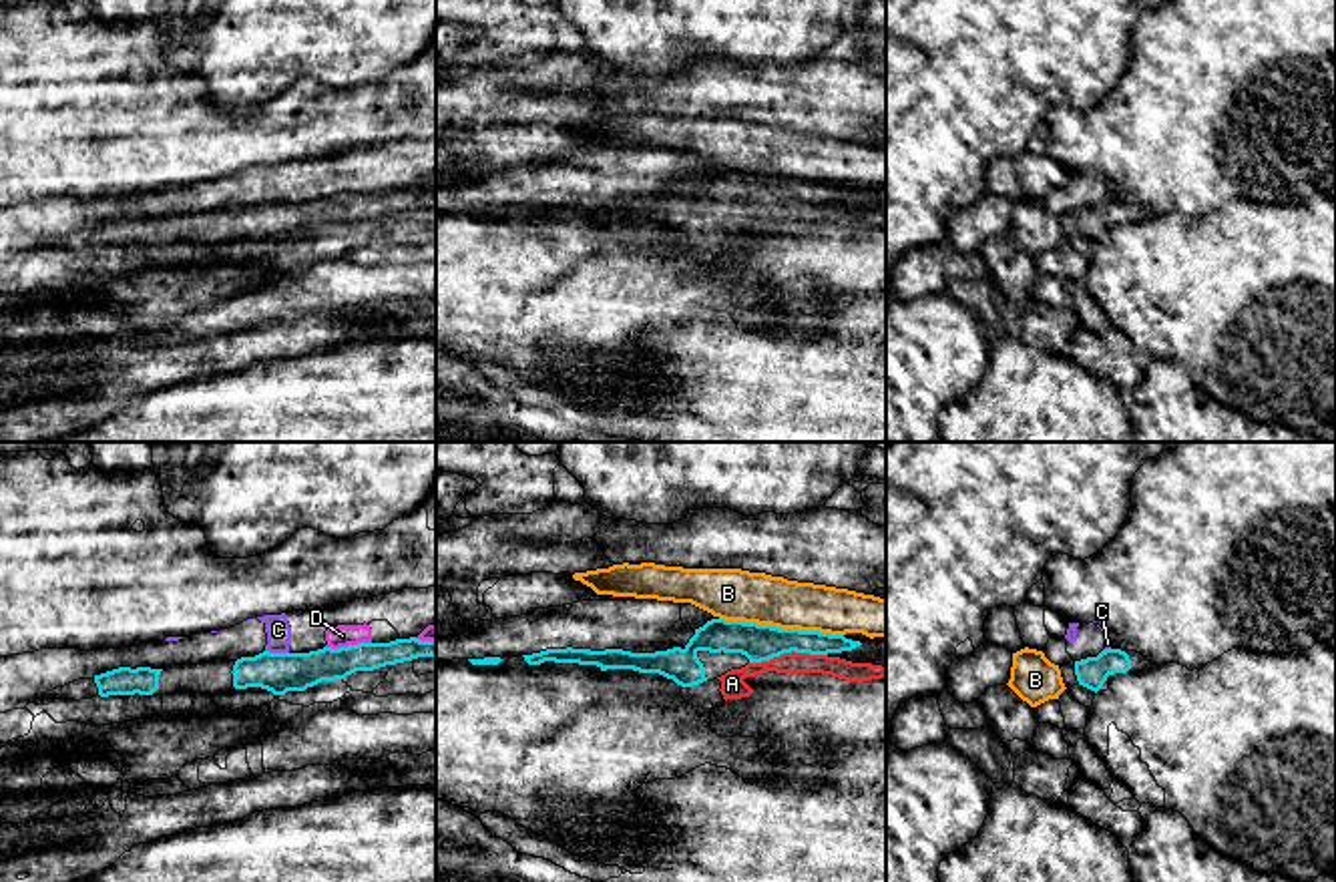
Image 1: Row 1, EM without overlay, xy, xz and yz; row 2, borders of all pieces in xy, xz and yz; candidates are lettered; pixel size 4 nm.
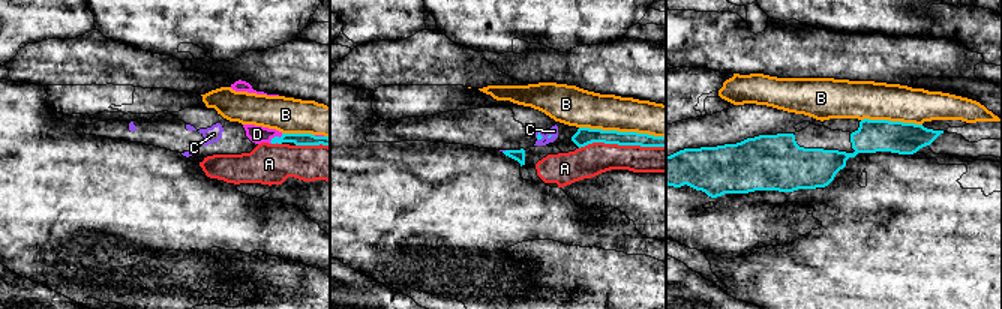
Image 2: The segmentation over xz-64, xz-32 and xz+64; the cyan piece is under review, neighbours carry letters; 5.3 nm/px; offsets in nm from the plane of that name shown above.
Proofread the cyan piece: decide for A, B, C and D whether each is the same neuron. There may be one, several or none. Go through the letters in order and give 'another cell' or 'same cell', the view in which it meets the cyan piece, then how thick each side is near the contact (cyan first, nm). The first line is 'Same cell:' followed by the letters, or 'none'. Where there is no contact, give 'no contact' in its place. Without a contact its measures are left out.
Same cell: A
A: same cell; contact in xz; calibres 150 and 80 nm
B: another cell; contact in xz; calibres 150 and 200 nm
C: another cell; contact in xy; calibres 160 and 100 nm
D: another cell; contact in xy; calibres 160 and 90 nm

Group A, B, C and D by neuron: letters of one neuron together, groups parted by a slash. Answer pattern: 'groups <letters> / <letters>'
groups A / B / C / D

